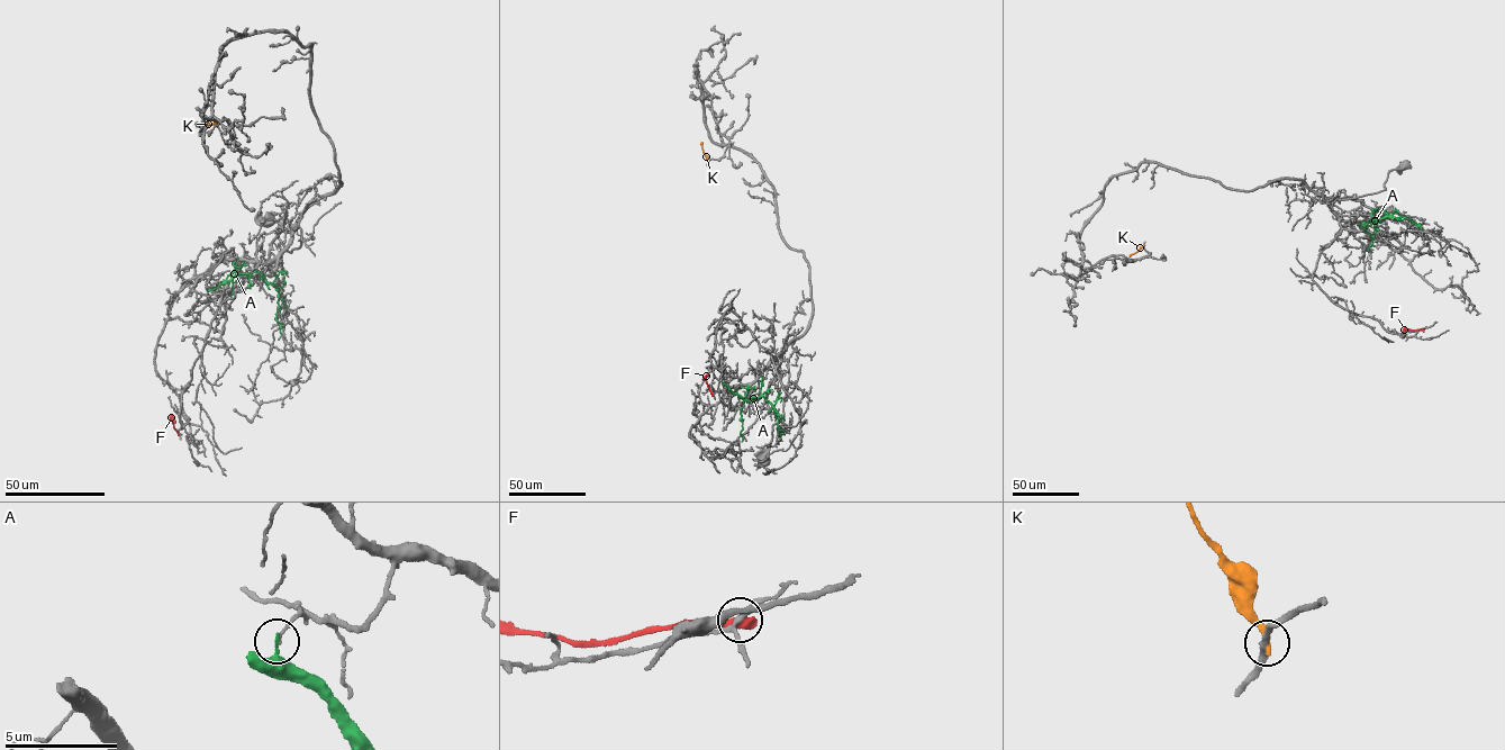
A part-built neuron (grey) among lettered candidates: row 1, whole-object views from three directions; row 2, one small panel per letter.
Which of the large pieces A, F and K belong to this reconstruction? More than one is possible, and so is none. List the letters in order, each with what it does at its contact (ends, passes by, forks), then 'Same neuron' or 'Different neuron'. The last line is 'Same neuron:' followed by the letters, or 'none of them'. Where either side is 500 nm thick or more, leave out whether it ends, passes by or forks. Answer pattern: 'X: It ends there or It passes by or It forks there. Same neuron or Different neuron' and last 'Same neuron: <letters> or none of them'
A: It ends there. Different neuron
F: Different neuron
K: It ends there. Different neuron
Same neuron: none of them

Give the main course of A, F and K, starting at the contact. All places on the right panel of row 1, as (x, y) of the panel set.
A: (1367, 250), (1376, 226), (1372, 218), (1404, 217), (1422, 229)
F: (1423, 328), (1404, 332)
K: (1143, 245), (1129, 255)

